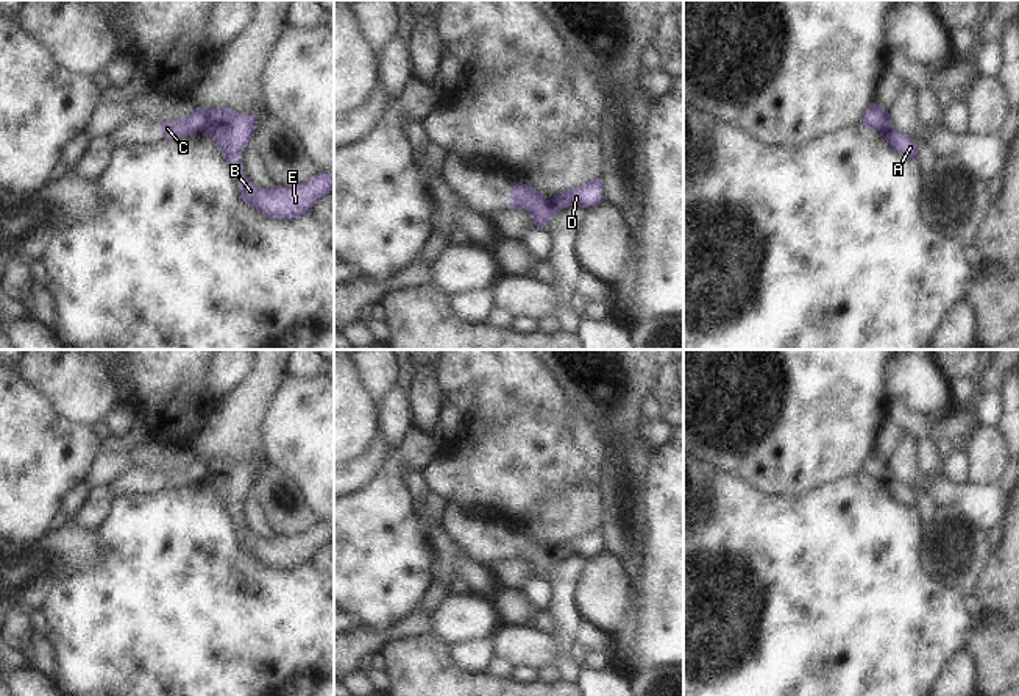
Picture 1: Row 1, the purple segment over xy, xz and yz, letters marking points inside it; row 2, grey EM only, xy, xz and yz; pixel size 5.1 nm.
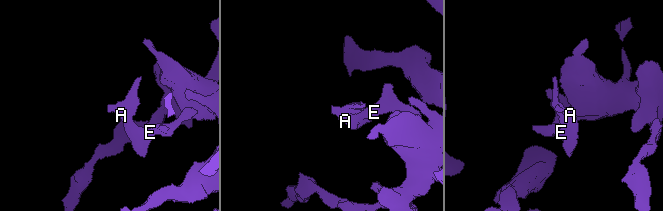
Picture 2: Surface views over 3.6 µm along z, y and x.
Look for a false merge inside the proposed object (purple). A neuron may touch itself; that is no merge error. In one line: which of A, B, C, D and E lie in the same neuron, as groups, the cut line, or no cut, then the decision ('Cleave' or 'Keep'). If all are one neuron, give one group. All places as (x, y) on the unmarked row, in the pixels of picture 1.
Groups: A B C D E. No split. Keep.

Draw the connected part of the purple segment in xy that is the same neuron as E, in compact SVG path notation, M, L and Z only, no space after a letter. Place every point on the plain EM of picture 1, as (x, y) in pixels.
M195 457L179 470L161 471L164 488L194 485L200 481L214 487L234 523L242 540L242 549L268 568L292 570L309 563L312 556L334 540L334 523L318 521L312 529L296 537L256 537L243 521L242 499L257 476L254 463L237 462L231 457Z

